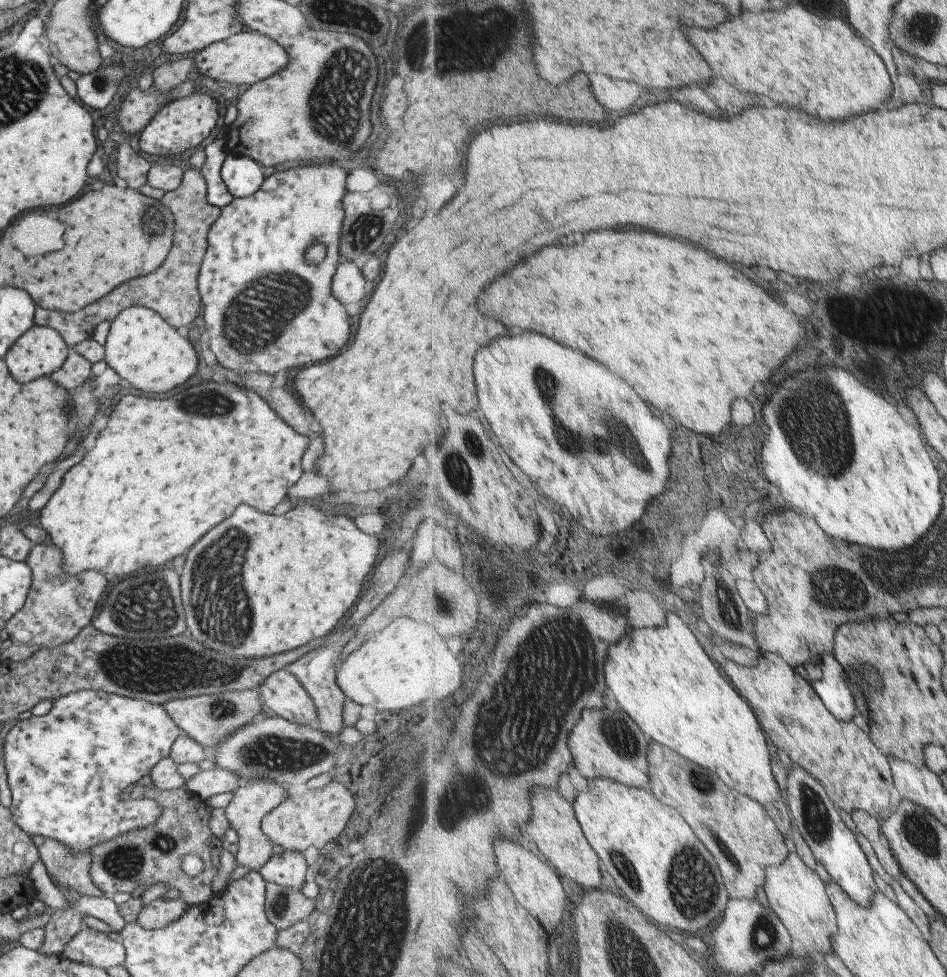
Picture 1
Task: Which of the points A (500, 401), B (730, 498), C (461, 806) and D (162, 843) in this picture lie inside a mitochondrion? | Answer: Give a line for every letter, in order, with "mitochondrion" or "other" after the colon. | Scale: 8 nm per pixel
A: other
B: other
C: other
D: mitochondrion

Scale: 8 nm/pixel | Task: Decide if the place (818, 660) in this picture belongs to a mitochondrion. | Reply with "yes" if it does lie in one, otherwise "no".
no

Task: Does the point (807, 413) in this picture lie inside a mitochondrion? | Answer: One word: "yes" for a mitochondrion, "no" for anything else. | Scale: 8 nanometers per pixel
yes

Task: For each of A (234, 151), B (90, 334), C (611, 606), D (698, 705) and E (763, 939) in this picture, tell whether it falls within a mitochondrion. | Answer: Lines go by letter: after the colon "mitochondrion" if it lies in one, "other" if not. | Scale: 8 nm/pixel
A: other
B: other
C: other
D: other
E: mitochondrion

